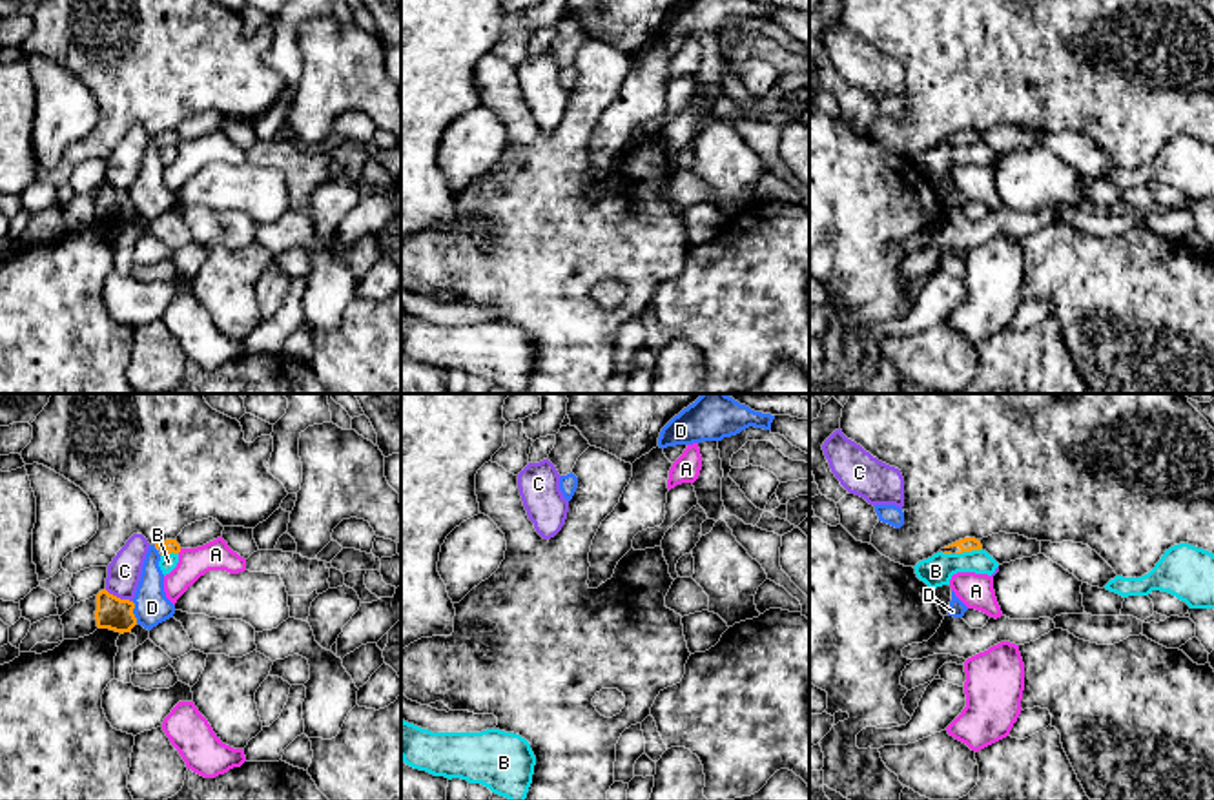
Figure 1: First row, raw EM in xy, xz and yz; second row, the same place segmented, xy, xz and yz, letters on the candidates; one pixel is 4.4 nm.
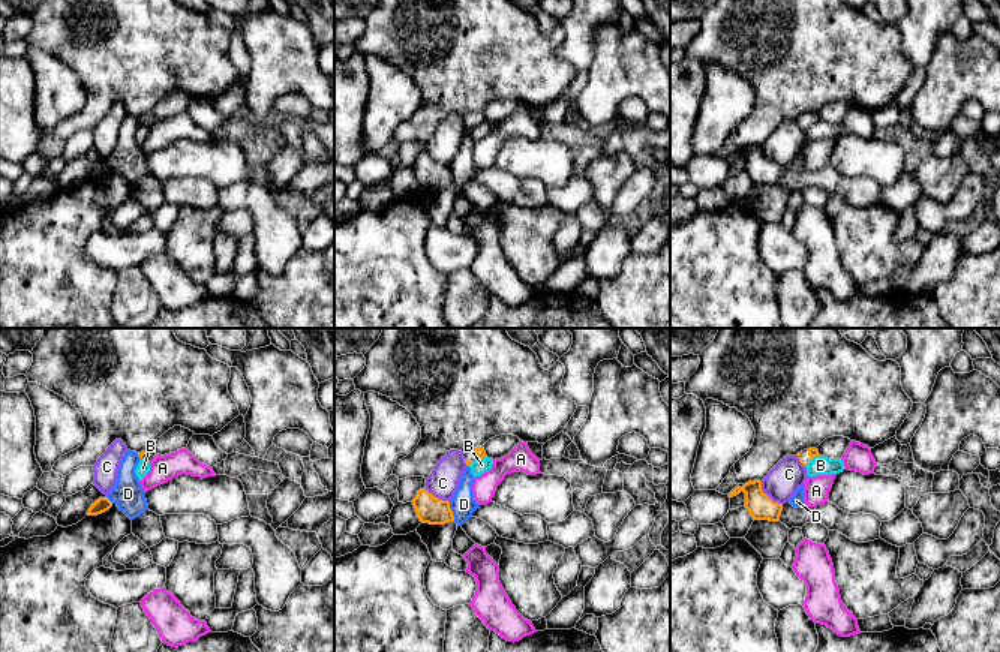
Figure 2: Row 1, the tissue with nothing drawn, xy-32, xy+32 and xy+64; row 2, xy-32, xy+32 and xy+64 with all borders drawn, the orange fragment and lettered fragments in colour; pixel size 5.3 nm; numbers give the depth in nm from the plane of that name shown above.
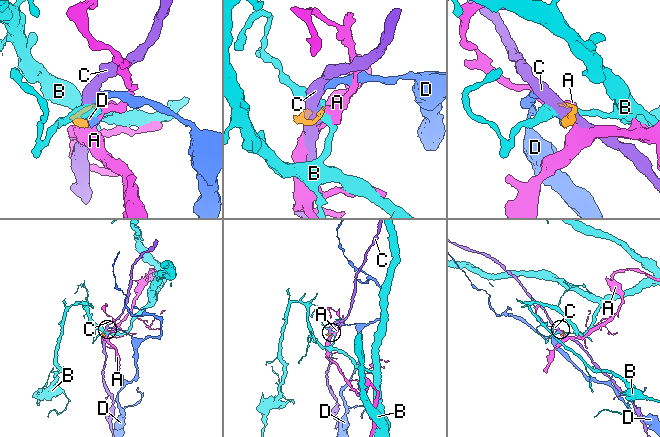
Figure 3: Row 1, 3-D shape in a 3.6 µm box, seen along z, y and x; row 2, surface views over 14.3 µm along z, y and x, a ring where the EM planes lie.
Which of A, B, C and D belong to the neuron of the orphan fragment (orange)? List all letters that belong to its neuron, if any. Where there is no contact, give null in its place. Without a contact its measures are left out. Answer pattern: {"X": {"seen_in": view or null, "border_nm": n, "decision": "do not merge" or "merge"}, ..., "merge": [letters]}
{"A": {"seen_in": "xy", "border_nm": 30, "decision": "do not merge"}, "B": {"seen_in": "yz", "border_nm": 120, "decision": "do not merge"}, "C": {"seen_in": "xy", "border_nm": 140, "decision": "do not merge"}, "D": {"seen_in": "xy", "border_nm": 100, "decision": "do not merge"}, "merge": []}

